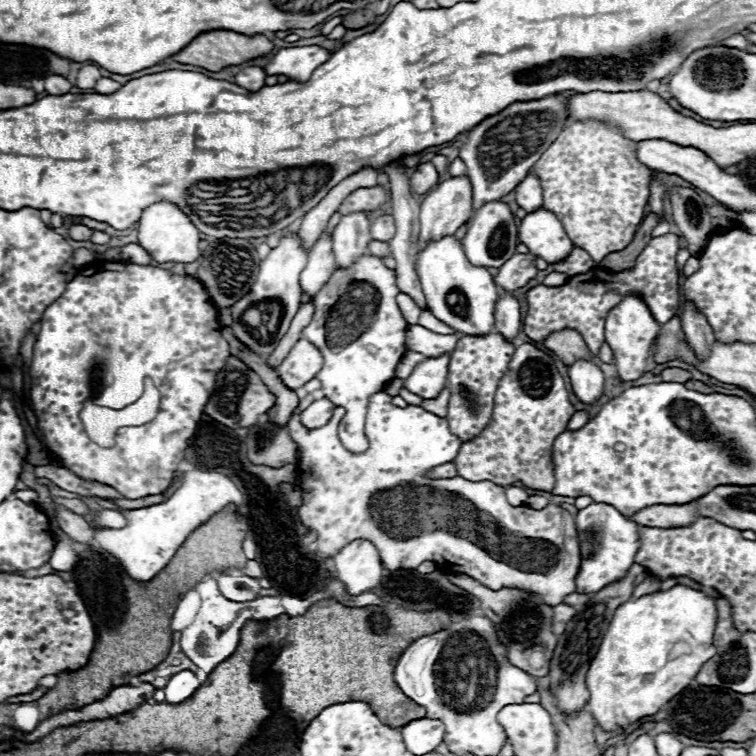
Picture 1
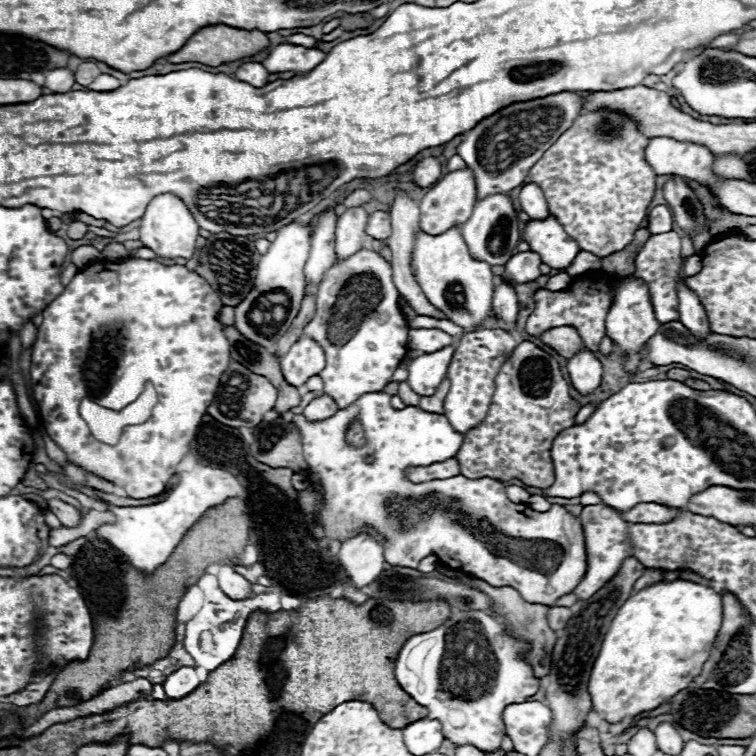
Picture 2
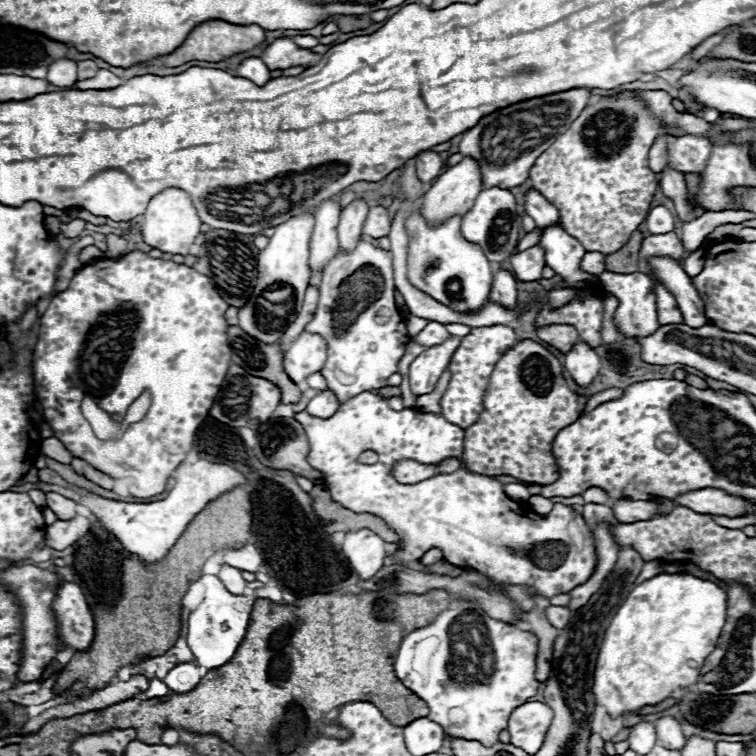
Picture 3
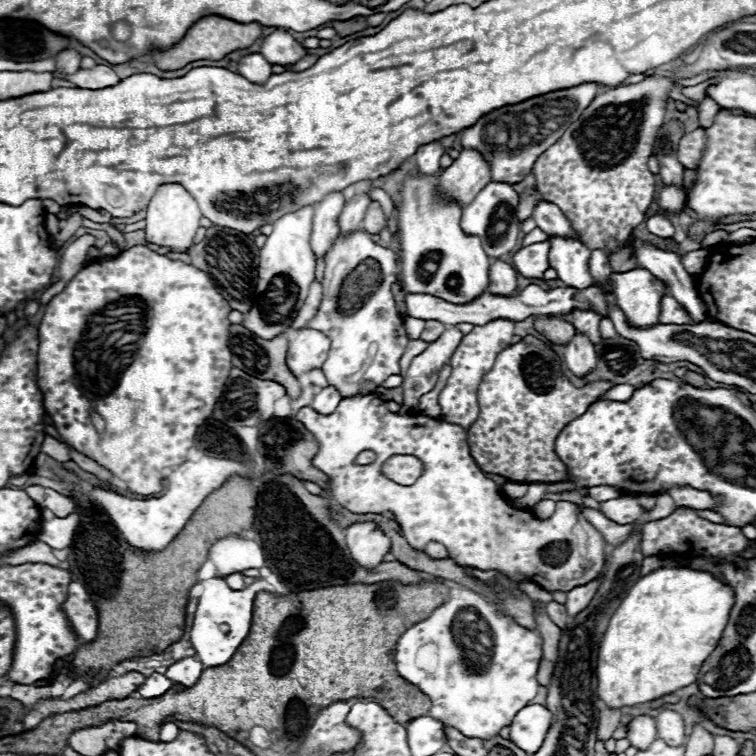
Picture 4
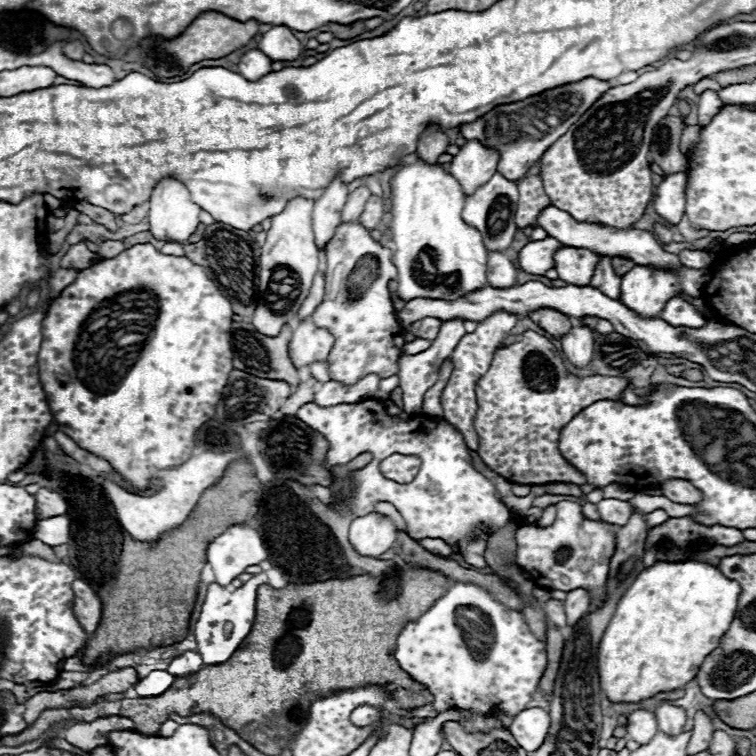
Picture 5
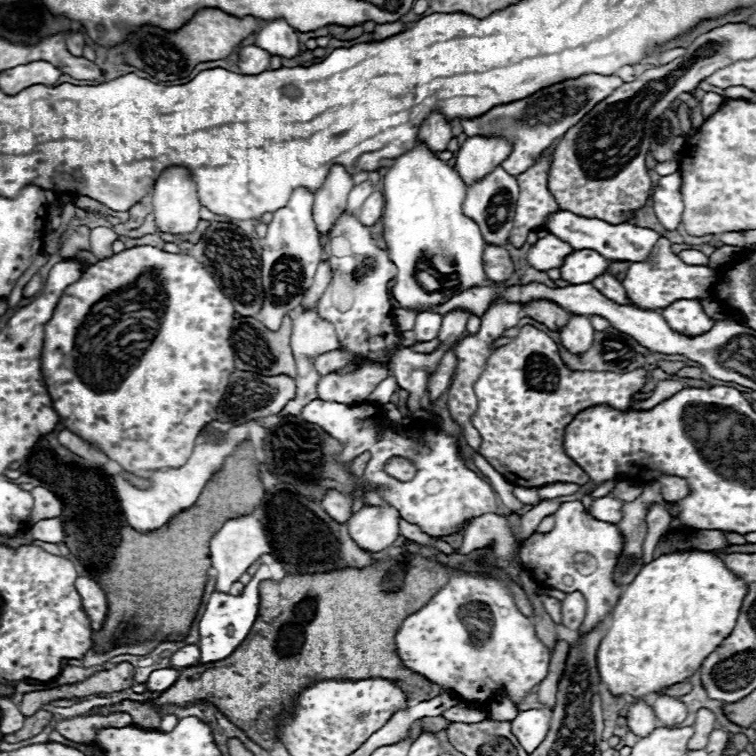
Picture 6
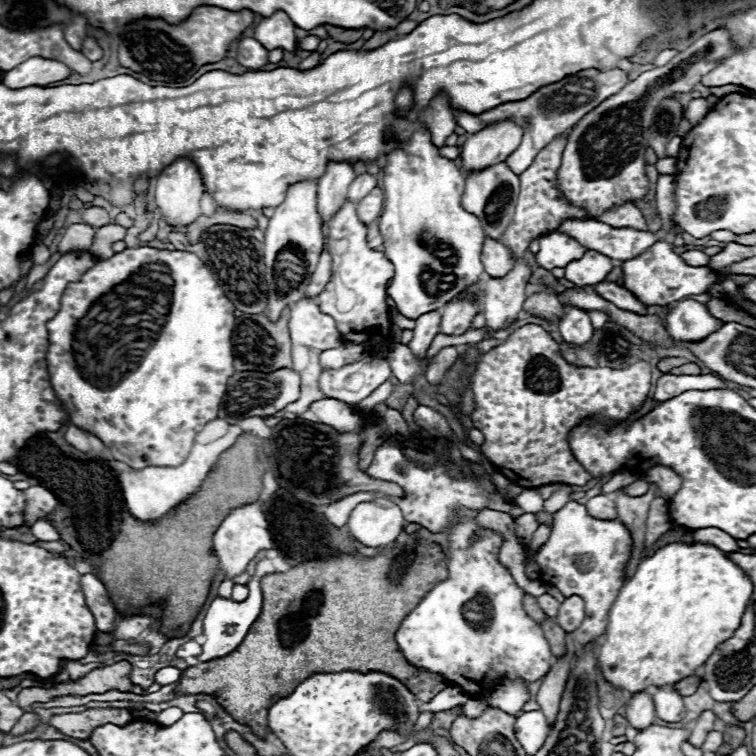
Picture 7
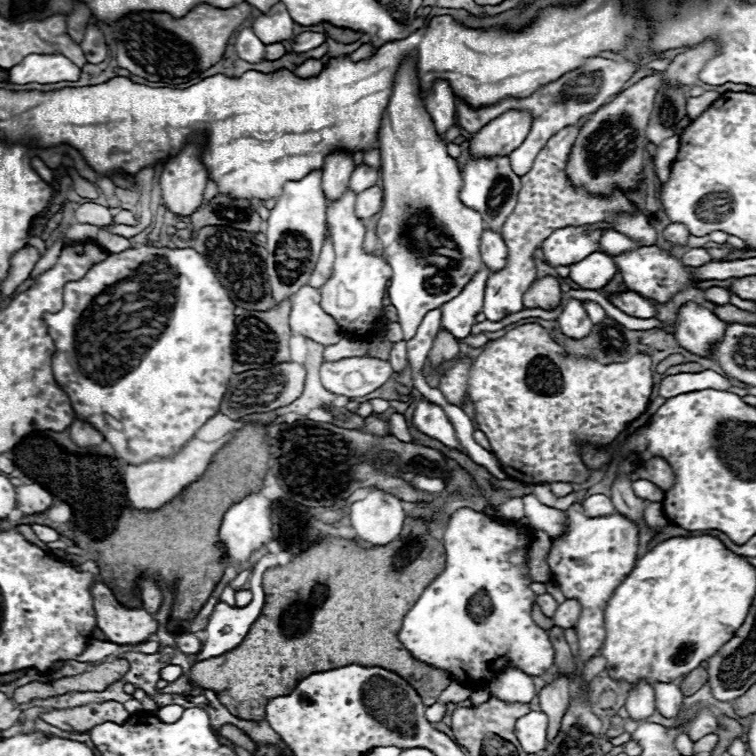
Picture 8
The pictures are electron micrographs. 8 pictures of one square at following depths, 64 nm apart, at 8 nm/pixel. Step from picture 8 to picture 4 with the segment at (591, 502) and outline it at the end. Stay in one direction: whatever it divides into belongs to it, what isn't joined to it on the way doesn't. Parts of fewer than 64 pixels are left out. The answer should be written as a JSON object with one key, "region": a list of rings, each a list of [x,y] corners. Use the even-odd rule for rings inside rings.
{"region":[[[624,496],[624,498],[614,498],[614,500],[606,500],[600,502],[600,512],[610,518],[612,522],[618,524],[630,524],[634,520],[638,520],[644,512],[644,508],[638,506],[634,496]]]}

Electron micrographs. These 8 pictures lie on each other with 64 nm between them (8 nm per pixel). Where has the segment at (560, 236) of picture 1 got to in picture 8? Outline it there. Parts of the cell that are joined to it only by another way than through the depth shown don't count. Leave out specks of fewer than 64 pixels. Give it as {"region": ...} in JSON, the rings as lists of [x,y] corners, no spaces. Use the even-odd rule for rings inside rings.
{"region":[[[594,252],[570,266],[570,278],[588,290],[604,288],[614,278],[616,272],[618,272],[618,266],[614,264],[612,256],[604,252]]]}

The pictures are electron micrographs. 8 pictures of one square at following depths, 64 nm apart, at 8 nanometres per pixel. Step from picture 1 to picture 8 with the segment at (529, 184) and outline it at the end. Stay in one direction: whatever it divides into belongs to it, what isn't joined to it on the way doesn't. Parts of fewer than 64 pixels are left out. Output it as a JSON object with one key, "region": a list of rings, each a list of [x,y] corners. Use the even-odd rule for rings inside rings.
{"region":[[[606,230],[600,238],[600,246],[606,254],[614,256],[614,254],[622,254],[626,250],[634,250],[634,246],[642,246],[642,244],[630,242],[630,238],[626,238],[624,234],[620,234],[616,230]]]}

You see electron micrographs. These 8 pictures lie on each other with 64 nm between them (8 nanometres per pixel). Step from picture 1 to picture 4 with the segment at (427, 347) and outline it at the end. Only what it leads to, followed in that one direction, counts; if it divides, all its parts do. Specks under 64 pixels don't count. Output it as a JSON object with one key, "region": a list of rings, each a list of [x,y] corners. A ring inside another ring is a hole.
{"region":[[[426,320],[426,326],[424,326],[420,338],[426,340],[426,342],[434,342],[434,340],[440,338],[440,334],[442,334],[444,328],[446,328],[446,326],[444,326],[442,322],[438,322],[438,320]]]}

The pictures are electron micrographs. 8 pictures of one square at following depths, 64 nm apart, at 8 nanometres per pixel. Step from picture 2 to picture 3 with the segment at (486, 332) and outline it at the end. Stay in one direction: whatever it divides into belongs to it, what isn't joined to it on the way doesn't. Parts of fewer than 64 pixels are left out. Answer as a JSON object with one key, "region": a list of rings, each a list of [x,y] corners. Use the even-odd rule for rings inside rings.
{"region":[[[506,324],[472,328],[470,334],[462,338],[458,350],[452,354],[452,360],[448,364],[452,378],[450,378],[450,384],[448,384],[442,400],[440,400],[440,406],[442,406],[440,414],[448,422],[454,422],[456,426],[468,428],[478,420],[478,416],[482,412],[482,396],[484,396],[484,390],[488,386],[488,376],[492,374],[498,358],[514,344],[516,344],[516,334]]]}

